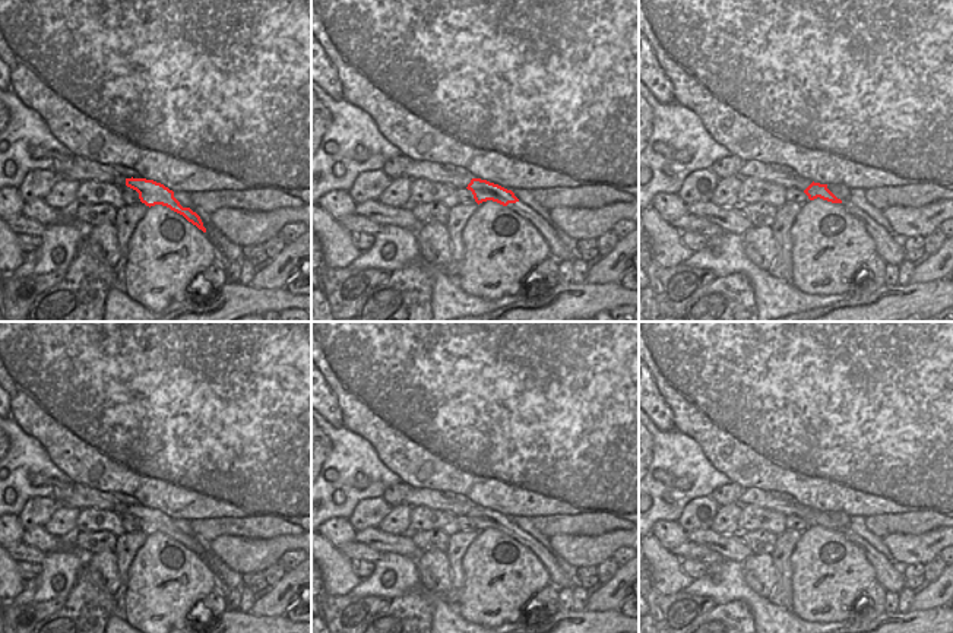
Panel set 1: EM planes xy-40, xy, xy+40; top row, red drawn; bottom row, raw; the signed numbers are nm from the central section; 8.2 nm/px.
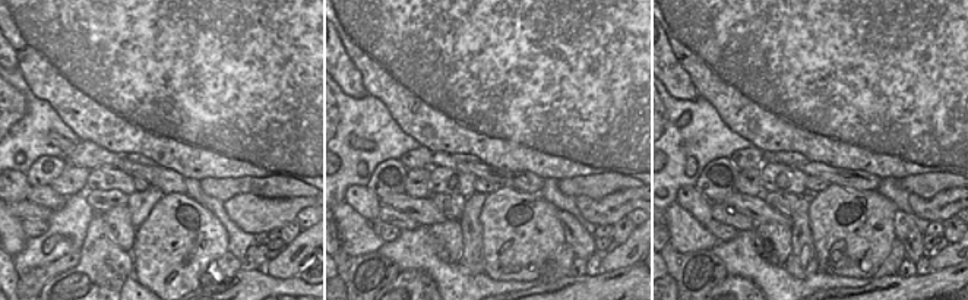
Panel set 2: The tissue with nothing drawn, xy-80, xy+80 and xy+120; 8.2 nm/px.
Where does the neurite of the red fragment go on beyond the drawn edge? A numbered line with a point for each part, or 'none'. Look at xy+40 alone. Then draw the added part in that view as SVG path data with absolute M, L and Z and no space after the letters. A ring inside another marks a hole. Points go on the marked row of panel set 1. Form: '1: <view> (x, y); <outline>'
none

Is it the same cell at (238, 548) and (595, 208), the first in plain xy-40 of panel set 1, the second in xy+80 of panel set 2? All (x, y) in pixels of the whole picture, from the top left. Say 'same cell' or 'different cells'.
same cell

